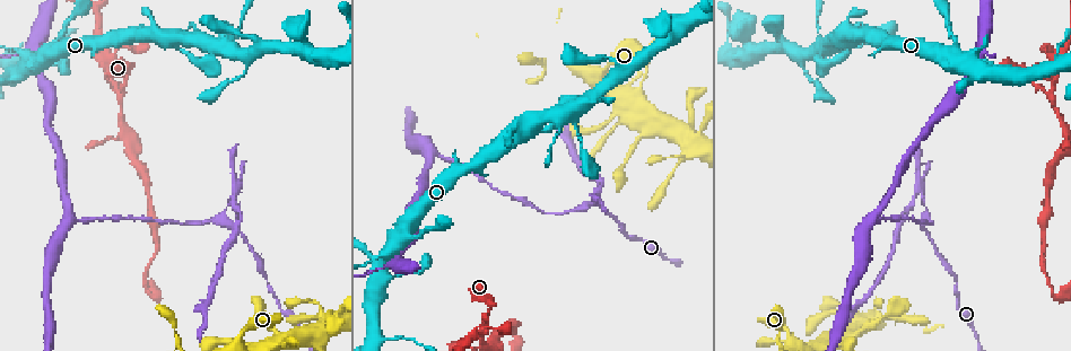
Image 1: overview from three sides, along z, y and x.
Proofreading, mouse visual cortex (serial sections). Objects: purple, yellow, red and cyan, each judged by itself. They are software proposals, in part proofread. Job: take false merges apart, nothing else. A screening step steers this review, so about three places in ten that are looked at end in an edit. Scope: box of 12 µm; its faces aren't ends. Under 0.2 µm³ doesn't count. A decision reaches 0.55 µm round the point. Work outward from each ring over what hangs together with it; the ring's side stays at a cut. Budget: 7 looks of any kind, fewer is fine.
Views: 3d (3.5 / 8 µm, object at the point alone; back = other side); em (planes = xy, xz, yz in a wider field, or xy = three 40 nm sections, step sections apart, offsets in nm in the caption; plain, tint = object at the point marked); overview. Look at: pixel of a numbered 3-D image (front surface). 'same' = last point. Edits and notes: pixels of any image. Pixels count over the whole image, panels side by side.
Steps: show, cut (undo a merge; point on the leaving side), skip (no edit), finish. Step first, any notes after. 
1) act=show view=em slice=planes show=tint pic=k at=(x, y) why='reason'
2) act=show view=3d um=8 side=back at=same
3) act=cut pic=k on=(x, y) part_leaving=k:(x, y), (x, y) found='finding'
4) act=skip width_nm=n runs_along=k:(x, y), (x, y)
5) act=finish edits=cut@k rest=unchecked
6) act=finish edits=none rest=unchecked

act=show view=3d um=3.5 pic=1 at=(599, 204) why='abrupt turn'

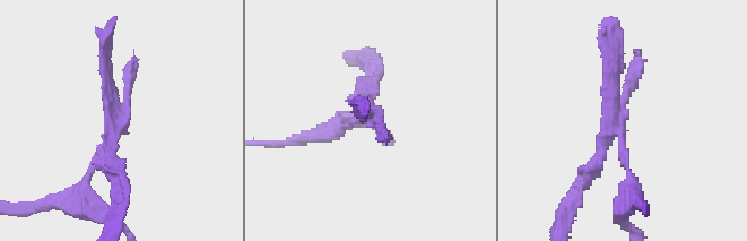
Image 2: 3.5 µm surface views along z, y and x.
act=show view=em slice=xy step=3 show=tint pic=2 at=(111, 133) why='now the EM'

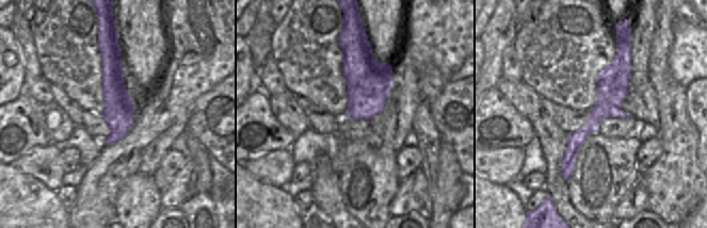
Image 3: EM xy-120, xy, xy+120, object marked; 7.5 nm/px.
act=cut pic=2 on=(597, 168) part_leaving=2:(619, 130), (608, 137), (564, 217) found='a second cell is stuck on'

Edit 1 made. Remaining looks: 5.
act=show view=overview why='see it whole again'

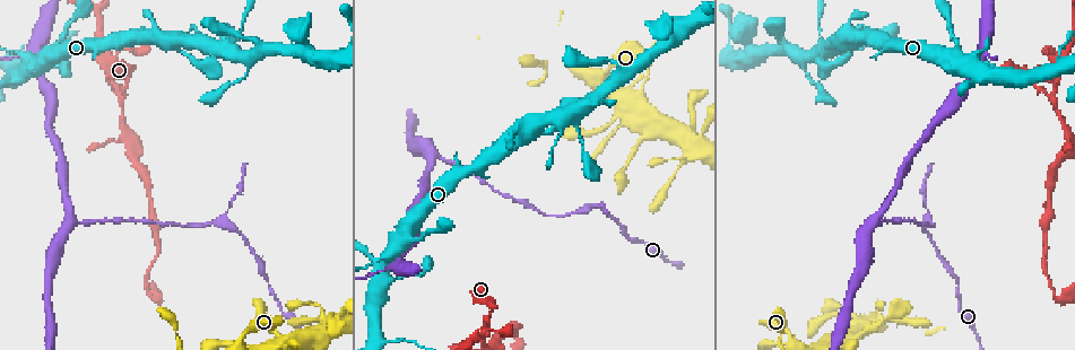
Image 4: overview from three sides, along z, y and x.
act=show view=3d um=8 pic=4 at=(590, 107) why='three-way junction'

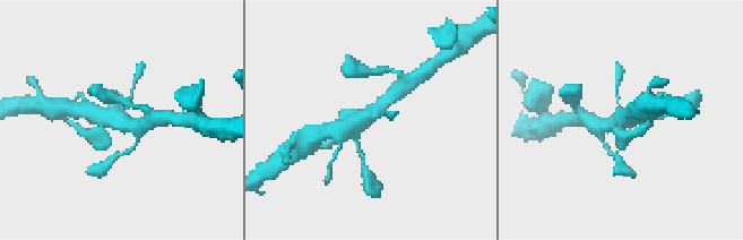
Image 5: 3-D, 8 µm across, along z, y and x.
act=show view=em slice=xy step=2 show=tint pic=5 at=(120, 112)

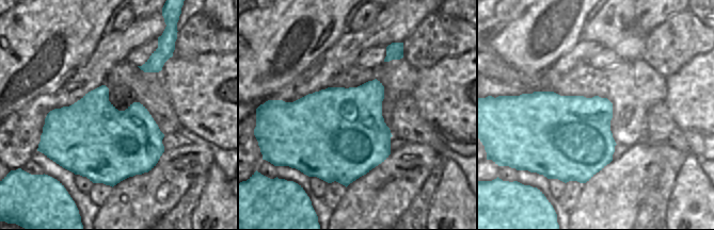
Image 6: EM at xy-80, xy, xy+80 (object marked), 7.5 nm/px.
act=skip runs_along=5:(342, 131), (368, 117), (395, 94) found='one cell here'

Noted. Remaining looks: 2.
act=show view=3d um=8 pic=4 at=(696, 142) why='four arms meet'

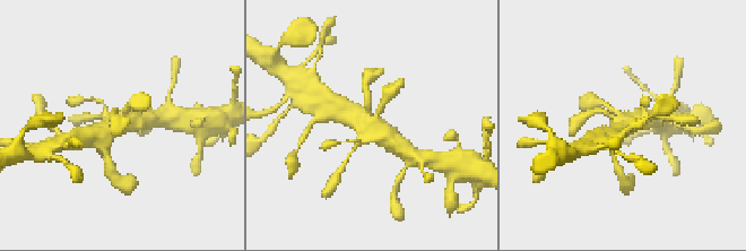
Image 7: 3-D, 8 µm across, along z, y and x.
act=show view=em slice=xy step=2 show=tint pic=7 at=(370, 126)

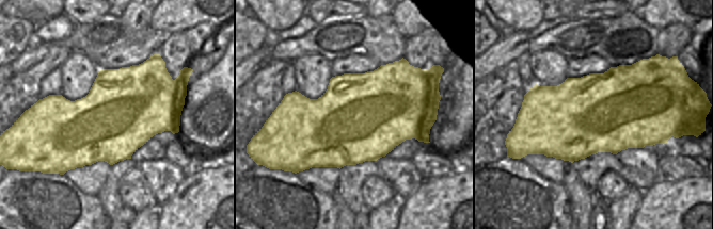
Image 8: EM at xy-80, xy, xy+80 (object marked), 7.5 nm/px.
act=skip width_nm=650 runs_along=7:(332, 104), (385, 137) found='continuous, no second cell'

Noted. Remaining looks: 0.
act=finish edits=cut@2 rest=unchecked

